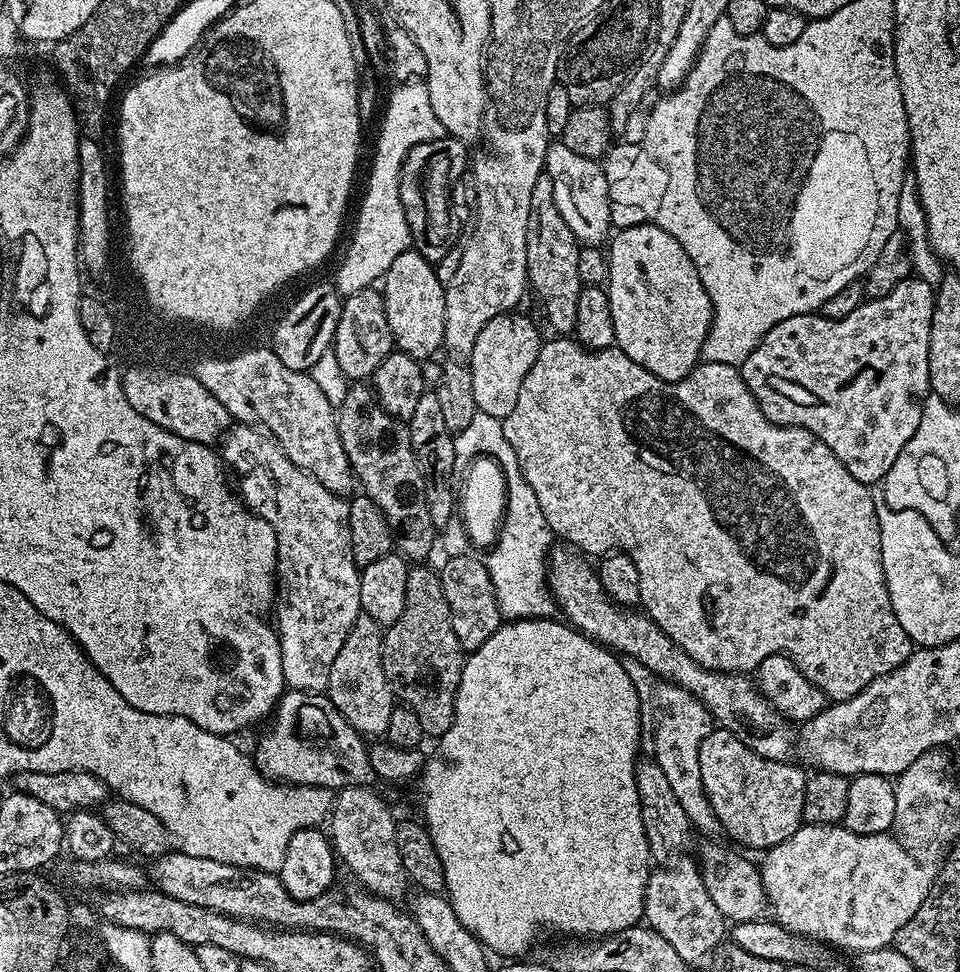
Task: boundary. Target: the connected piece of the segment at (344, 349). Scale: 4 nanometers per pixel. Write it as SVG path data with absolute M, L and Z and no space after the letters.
M375 287L349 292L343 297L330 350L338 358L338 366L342 366L342 374L346 374L352 382L367 381L378 370L382 358L393 352L394 345L390 322L386 322L384 298Z

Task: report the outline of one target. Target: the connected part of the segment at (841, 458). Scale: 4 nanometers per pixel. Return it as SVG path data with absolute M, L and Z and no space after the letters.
M909 278L898 282L898 286L894 286L894 290L890 290L890 294L882 298L865 299L864 303L858 306L858 310L854 310L854 314L846 314L846 318L831 320L810 312L801 316L791 316L786 318L786 322L778 322L774 330L765 334L760 345L750 354L750 358L746 358L743 364L739 365L740 373L750 394L754 394L756 405L770 422L810 430L823 444L830 446L830 450L834 450L838 462L842 462L846 470L850 470L850 474L858 478L858 482L869 486L879 485L890 470L890 466L894 466L898 454L902 454L902 446L906 446L906 442L914 438L914 430L918 430L918 422L922 422L924 399L930 395L930 322L933 299L934 288L929 281Z

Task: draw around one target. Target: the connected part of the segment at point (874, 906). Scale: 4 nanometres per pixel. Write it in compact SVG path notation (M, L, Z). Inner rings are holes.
M801 824L798 830L794 830L794 834L790 838L786 838L786 842L778 842L778 846L767 849L763 853L764 864L759 865L760 880L764 883L766 890L766 898L768 899L768 907L774 913L774 920L784 928L788 928L792 933L799 936L808 937L811 940L817 940L822 944L827 944L833 949L845 948L851 954L859 954L861 952L873 952L879 948L887 948L893 943L898 934L898 930L902 930L902 926L906 926L906 922L910 922L910 918L914 918L914 914L918 910L918 906L922 906L922 902L926 898L926 894L930 890L934 879L933 869L928 869L926 865L919 864L915 860L917 858L911 851L904 848L896 837L892 834L854 834L848 828L840 824Z

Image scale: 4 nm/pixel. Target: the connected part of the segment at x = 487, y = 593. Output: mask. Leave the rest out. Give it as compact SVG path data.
M448 556L444 565L439 565L442 594L446 594L446 602L450 606L450 622L454 622L454 634L458 634L458 642L465 653L470 654L490 634L500 629L502 617L500 607L494 595L494 586L490 582L490 574L480 558L469 556Z

